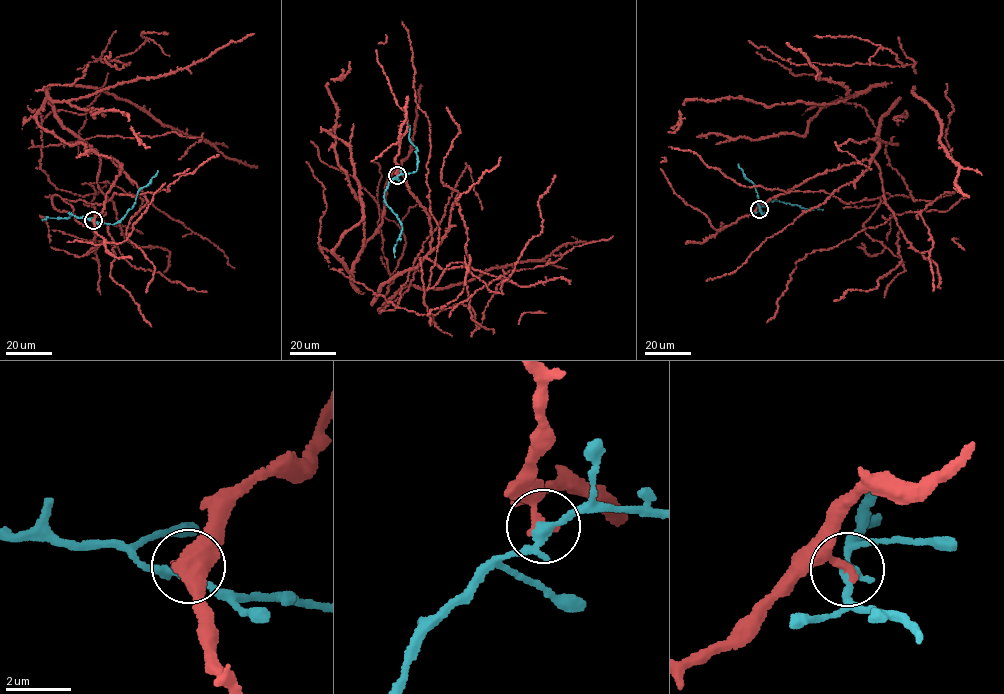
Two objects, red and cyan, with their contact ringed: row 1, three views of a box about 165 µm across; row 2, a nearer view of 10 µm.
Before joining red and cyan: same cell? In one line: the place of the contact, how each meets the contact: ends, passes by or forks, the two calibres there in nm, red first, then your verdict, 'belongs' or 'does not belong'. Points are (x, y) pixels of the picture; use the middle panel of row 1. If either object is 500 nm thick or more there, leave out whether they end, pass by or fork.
place (397, 175); red ends; cyan forks; calibres 320 and 220 nm; does not belong

